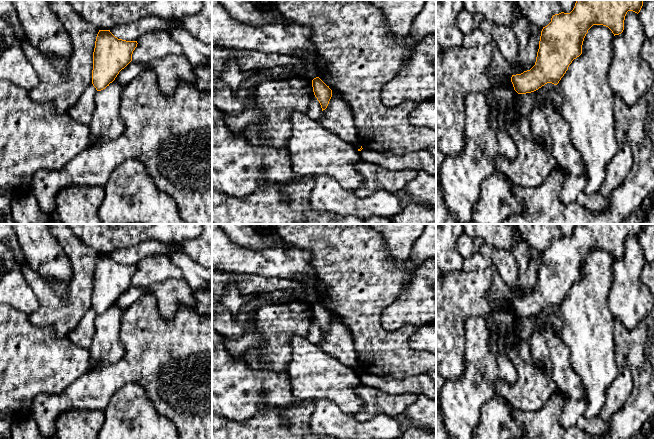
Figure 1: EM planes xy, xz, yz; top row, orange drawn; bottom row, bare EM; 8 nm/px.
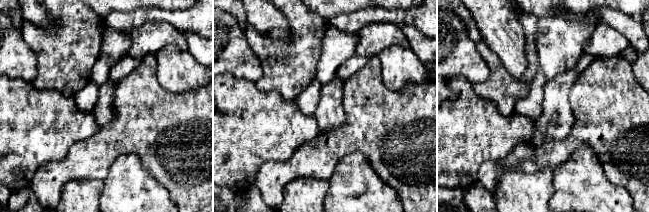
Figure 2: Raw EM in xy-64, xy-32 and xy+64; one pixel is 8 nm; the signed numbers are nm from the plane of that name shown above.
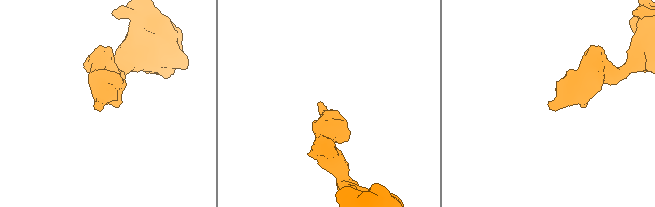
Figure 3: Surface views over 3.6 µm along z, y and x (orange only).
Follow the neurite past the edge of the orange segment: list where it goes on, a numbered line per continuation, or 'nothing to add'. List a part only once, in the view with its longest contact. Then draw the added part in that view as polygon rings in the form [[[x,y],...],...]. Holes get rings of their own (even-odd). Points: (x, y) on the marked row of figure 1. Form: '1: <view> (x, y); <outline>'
nothing to add

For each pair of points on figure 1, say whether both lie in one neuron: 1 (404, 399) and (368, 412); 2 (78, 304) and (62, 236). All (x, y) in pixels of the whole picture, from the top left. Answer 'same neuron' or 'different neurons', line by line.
1: same neuron
2: same neuron

